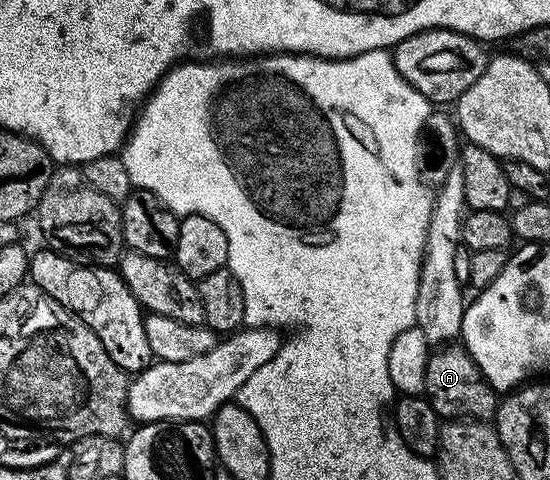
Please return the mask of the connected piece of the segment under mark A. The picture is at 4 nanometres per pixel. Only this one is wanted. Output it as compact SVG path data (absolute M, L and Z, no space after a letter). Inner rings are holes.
M442 345L430 354L427 361L427 381L423 392L424 398L428 399L431 409L442 420L452 421L454 419L479 419L489 421L496 416L497 404L499 402L498 392L494 391L492 383L485 379L485 374L475 365L471 353L461 345Z

